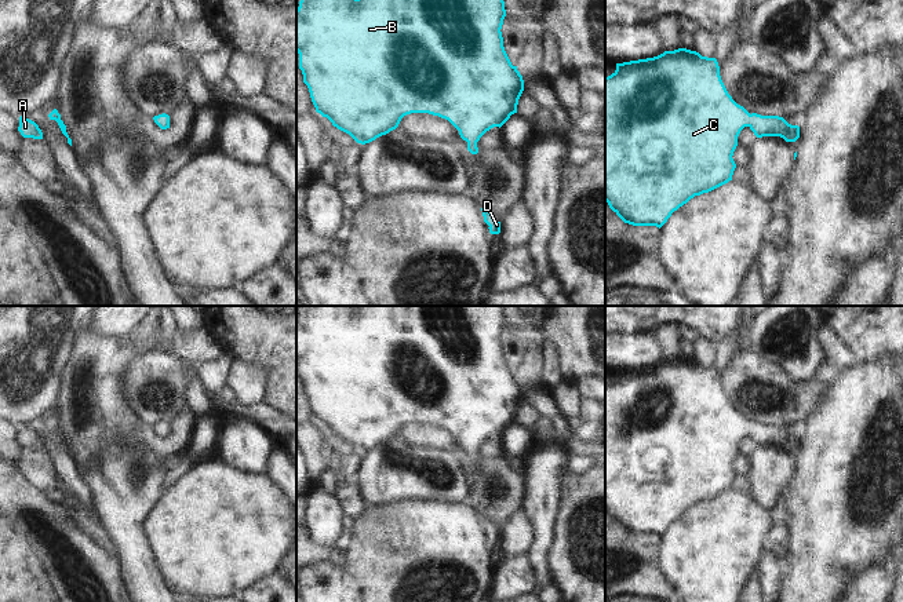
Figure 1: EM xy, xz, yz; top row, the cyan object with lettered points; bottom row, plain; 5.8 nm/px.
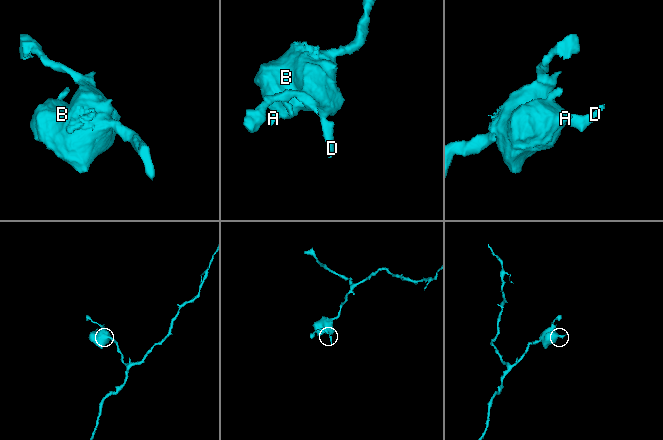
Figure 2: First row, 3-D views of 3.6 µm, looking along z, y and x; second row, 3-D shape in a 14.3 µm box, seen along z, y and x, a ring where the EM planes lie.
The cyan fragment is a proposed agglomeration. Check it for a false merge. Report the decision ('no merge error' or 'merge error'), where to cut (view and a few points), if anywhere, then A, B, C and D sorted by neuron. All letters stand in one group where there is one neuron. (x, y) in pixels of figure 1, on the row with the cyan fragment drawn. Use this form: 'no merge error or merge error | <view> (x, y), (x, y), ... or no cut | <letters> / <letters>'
no merge error | no cut | A B C D

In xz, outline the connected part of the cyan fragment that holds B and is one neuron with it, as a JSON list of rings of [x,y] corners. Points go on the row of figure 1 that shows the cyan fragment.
[[[301,0],[296,8],[296,52],[303,83],[307,85],[316,112],[327,117],[334,127],[349,134],[357,143],[365,145],[396,129],[401,118],[411,113],[429,113],[448,120],[471,154],[478,153],[477,142],[494,127],[502,127],[517,113],[524,80],[513,66],[503,47],[502,25],[506,17],[503,0]]]

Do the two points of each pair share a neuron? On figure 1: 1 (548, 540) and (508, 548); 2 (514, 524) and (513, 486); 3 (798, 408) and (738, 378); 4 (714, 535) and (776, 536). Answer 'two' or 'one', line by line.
1: two
2: two
3: one
4: two

